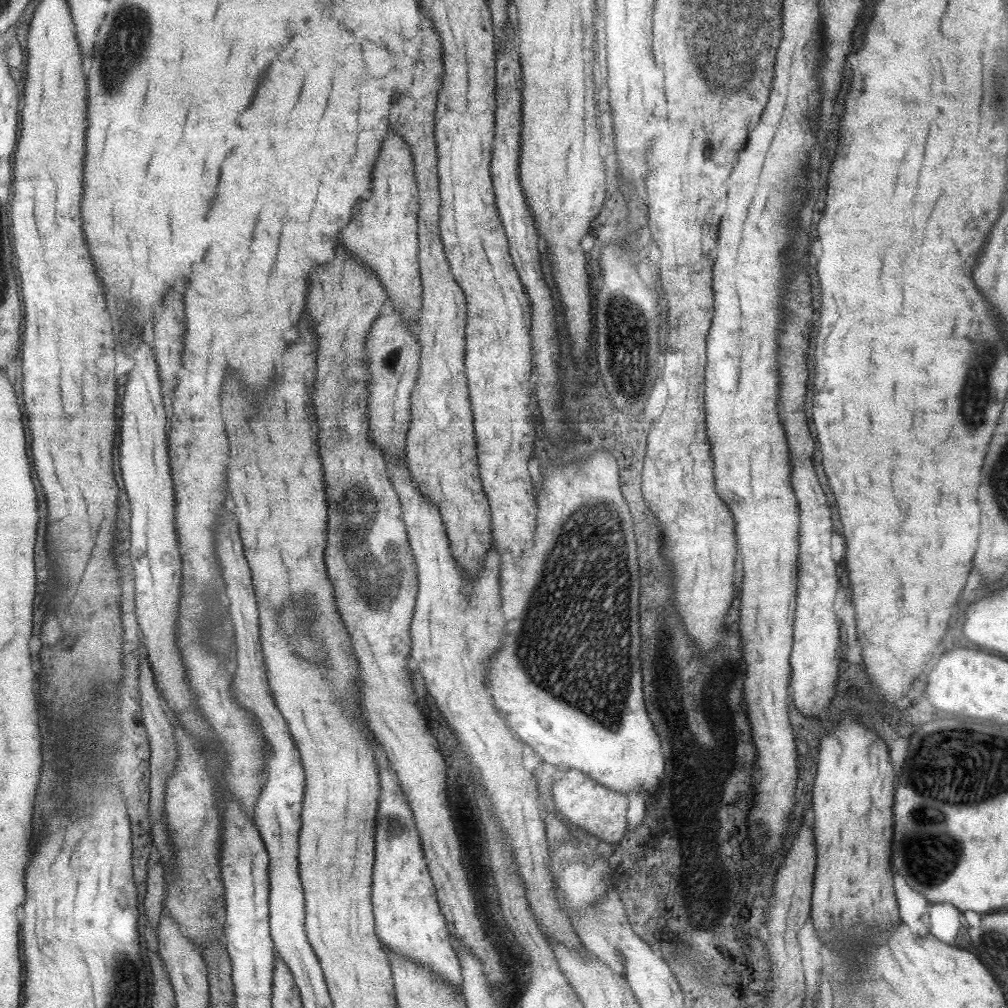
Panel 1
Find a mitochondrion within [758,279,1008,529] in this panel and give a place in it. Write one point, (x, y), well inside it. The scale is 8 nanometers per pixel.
(975, 396)

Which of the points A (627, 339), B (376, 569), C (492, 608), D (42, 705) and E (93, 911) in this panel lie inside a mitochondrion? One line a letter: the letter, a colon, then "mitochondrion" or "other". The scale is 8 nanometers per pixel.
A: mitochondrion
B: mitochondrion
C: other
D: other
E: other

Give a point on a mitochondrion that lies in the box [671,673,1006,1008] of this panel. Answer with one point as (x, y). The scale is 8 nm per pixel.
(931, 871)

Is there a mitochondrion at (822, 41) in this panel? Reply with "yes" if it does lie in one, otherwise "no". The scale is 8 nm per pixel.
no

